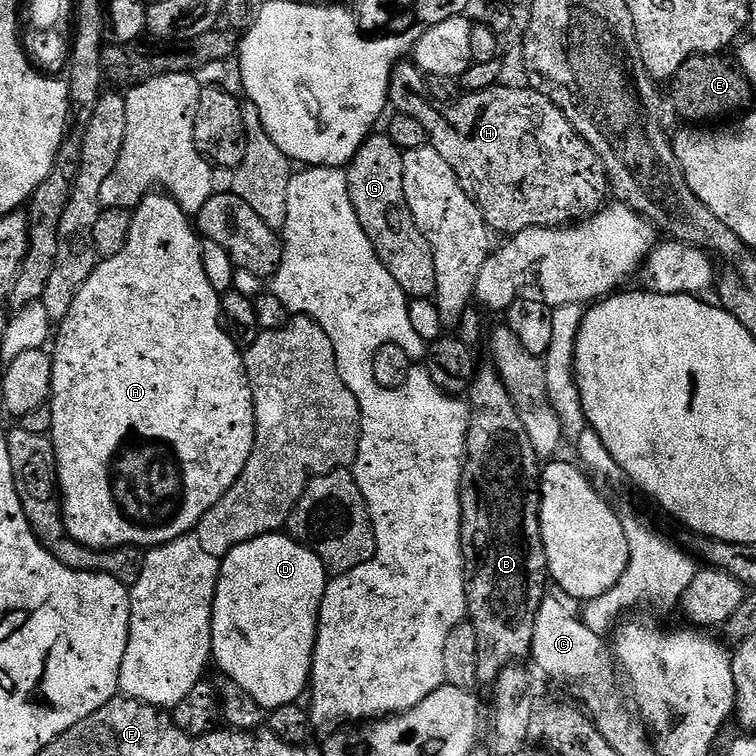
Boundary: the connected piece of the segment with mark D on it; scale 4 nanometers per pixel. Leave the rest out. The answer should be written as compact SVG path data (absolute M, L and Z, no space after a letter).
M283 531L266 533L242 546L234 546L220 560L220 576L212 603L212 658L231 683L250 694L260 708L269 712L278 706L297 703L311 679L317 619L330 573L322 558L305 544L299 544Z

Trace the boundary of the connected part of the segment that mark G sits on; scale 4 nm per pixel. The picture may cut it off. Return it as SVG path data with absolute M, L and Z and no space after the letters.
M373 134L364 141L352 163L347 165L348 201L358 214L358 222L370 238L382 266L390 270L404 295L418 300L435 297L434 254L418 230L404 197L404 152L386 134Z

